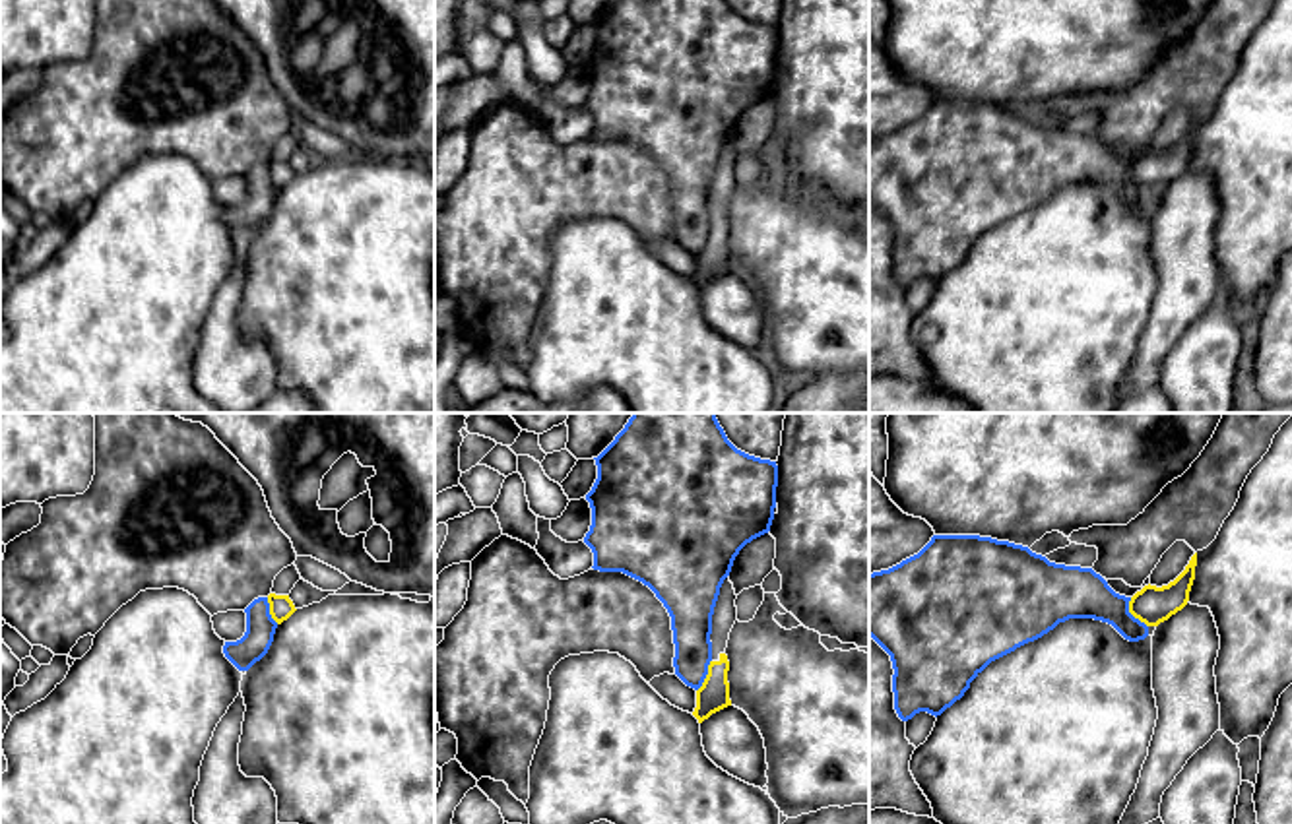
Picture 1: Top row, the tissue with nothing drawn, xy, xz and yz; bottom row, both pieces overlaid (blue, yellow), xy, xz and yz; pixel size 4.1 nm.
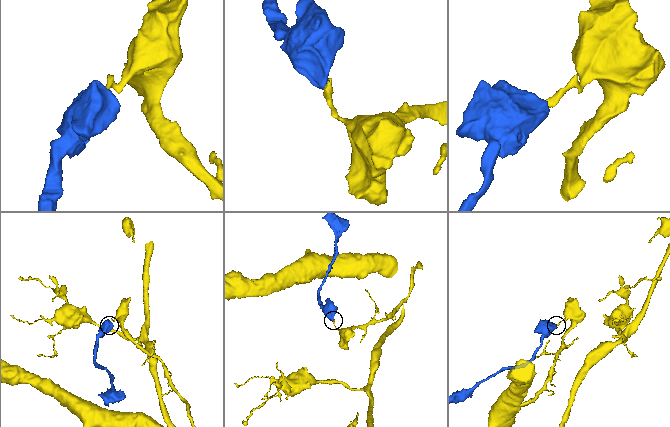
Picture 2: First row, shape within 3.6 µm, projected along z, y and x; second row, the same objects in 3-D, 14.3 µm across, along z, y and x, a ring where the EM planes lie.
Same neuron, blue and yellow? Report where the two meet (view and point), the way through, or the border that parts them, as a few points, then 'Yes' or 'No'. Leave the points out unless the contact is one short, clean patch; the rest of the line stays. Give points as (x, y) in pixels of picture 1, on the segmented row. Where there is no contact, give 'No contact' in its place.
Touches blue at yz (1130, 613). Boundary: yz (1130, 598), (1130, 611), (1147, 627). No

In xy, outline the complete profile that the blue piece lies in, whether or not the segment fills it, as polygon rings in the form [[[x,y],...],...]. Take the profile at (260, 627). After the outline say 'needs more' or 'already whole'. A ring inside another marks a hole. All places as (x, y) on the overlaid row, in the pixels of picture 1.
[[[268,597],[254,599],[246,609],[246,632],[237,642],[225,642],[225,657],[239,669],[248,671],[256,661],[260,661],[272,642],[277,622],[270,615]]]; already whole

